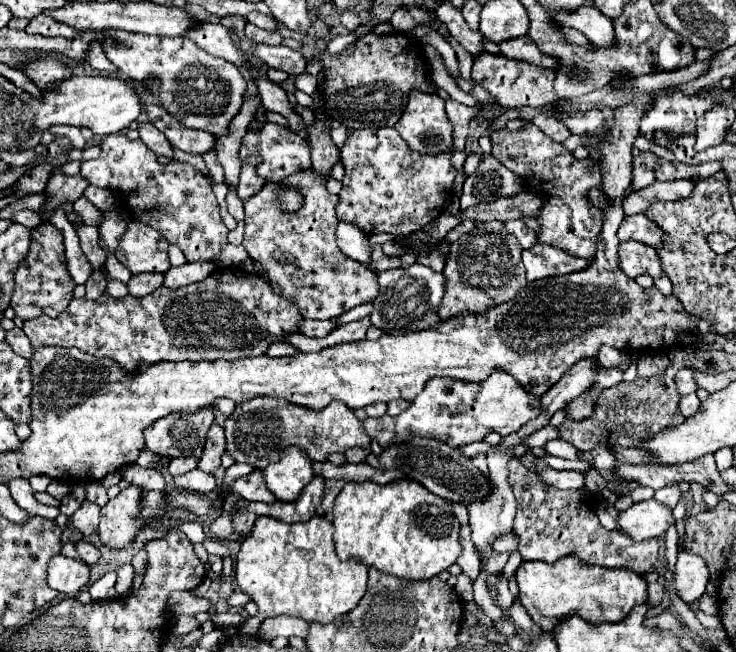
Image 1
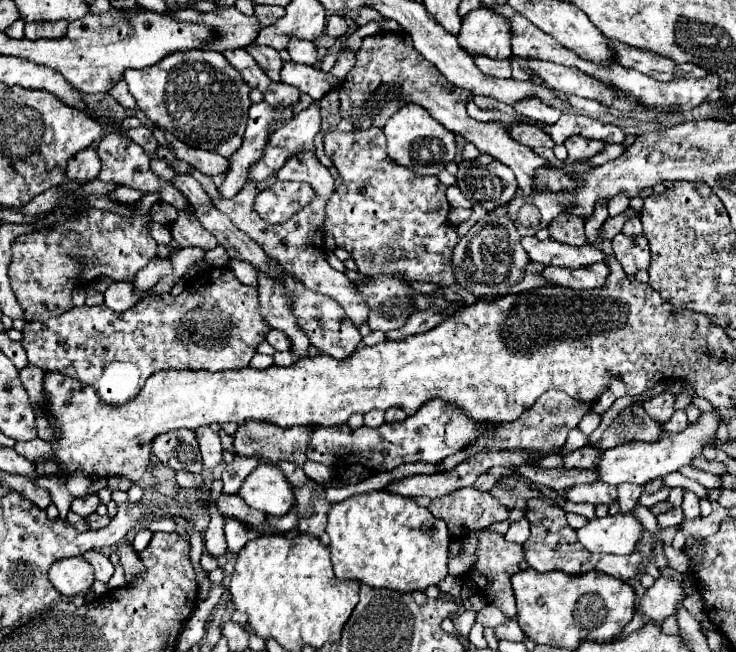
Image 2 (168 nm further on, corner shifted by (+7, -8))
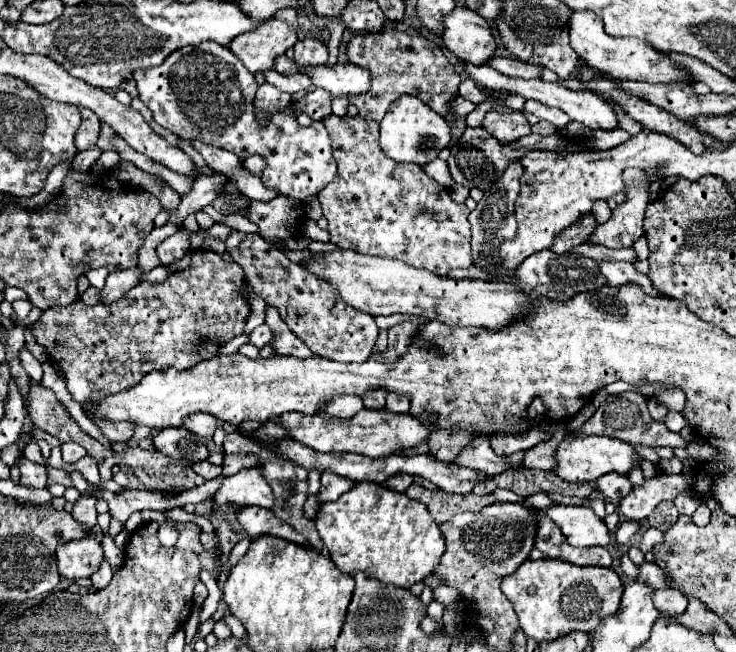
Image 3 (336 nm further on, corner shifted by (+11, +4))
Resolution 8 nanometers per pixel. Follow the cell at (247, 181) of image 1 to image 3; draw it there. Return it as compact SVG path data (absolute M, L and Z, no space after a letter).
M314 88L304 98L294 102L294 108L296 108L296 114L300 110L304 110L304 112L308 112L308 116L312 120L324 120L324 116L332 114L330 104L332 104L332 94L320 90L320 88Z

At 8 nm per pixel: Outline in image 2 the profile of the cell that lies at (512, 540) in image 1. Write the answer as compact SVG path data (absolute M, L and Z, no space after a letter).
M522 518L520 522L510 524L510 530L504 534L504 538L508 538L510 542L518 542L518 544L524 544L528 536L530 536L530 532L528 532L528 522L526 522L526 518Z

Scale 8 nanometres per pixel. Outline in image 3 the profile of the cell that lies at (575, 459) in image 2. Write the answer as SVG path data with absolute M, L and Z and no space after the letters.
M556 430L550 442L542 442L530 450L526 450L522 466L532 468L532 470L552 470L556 466L556 448L562 440L562 432Z

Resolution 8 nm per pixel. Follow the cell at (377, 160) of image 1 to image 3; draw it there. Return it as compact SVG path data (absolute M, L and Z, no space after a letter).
M330 116L324 120L330 136L332 154L338 162L336 178L318 194L322 214L328 220L330 242L338 248L350 248L360 254L382 256L400 260L414 268L430 270L436 276L446 276L452 268L468 268L472 264L470 250L470 210L464 204L456 204L444 194L444 186L432 180L418 164L400 164L384 156L378 144L378 124L364 120L362 116Z

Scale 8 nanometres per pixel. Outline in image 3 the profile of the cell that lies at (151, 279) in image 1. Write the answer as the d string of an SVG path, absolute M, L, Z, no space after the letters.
M184 230L176 232L168 240L164 240L156 252L158 252L158 258L162 260L162 266L168 266L174 260L180 260L184 254L190 252L190 234Z

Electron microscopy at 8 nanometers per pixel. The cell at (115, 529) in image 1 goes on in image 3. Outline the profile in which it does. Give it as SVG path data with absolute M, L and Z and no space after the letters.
M80 496L74 504L72 518L78 520L78 524L84 524L84 528L92 528L96 524L96 498Z

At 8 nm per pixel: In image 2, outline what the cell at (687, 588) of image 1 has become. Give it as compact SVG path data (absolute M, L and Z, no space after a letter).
M660 576L652 588L646 590L646 594L640 600L640 610L652 618L654 622L662 622L666 616L676 614L678 604L682 604L682 600L686 598L686 590L682 586L682 582L674 580L674 578L666 578Z

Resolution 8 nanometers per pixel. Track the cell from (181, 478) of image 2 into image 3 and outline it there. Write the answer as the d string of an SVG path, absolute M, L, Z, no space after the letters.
M202 460L202 462L196 462L196 464L192 466L192 470L194 470L196 474L200 474L202 478L206 478L206 480L212 480L212 478L218 478L218 476L222 474L222 466L214 466L214 464L210 464L208 460Z

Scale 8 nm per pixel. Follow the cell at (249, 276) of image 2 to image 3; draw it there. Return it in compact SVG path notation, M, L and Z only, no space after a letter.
M247 283L246 288L248 290L249 304L251 306L251 315L249 316L246 325L244 327L244 334L251 334L252 331L264 323L266 302L262 300Z

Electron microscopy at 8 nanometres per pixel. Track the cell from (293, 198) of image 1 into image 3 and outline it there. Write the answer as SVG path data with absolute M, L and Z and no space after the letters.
M204 42L198 48L182 48L172 52L160 66L136 70L134 80L140 92L140 100L152 110L154 122L162 128L170 130L172 134L186 138L186 140L202 140L216 148L224 148L234 152L240 158L246 156L262 156L264 158L264 172L262 180L268 188L278 190L284 196L304 202L308 196L316 196L326 184L334 180L336 174L336 160L332 158L330 136L322 122L312 122L310 126L300 126L294 116L292 104L272 116L272 124L260 126L256 112L254 112L254 96L256 96L256 80L254 74L224 46L216 42Z

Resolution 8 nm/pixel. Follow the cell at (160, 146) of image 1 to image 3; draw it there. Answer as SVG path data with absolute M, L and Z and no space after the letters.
M232 232L226 240L226 252L244 268L246 282L252 290L268 304L274 306L288 328L318 356L336 362L364 362L376 346L380 328L374 318L366 312L356 312L356 308L344 304L336 288L328 282L318 280L300 264L290 262L282 250L272 242L264 240L260 234Z

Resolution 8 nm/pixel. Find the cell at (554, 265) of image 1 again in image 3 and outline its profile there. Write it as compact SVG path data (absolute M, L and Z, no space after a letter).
M600 262L600 270L606 276L610 286L620 286L620 284L632 282L636 286L642 286L644 292L648 292L650 296L664 296L652 286L652 282L648 282L648 276L638 272L630 262Z

